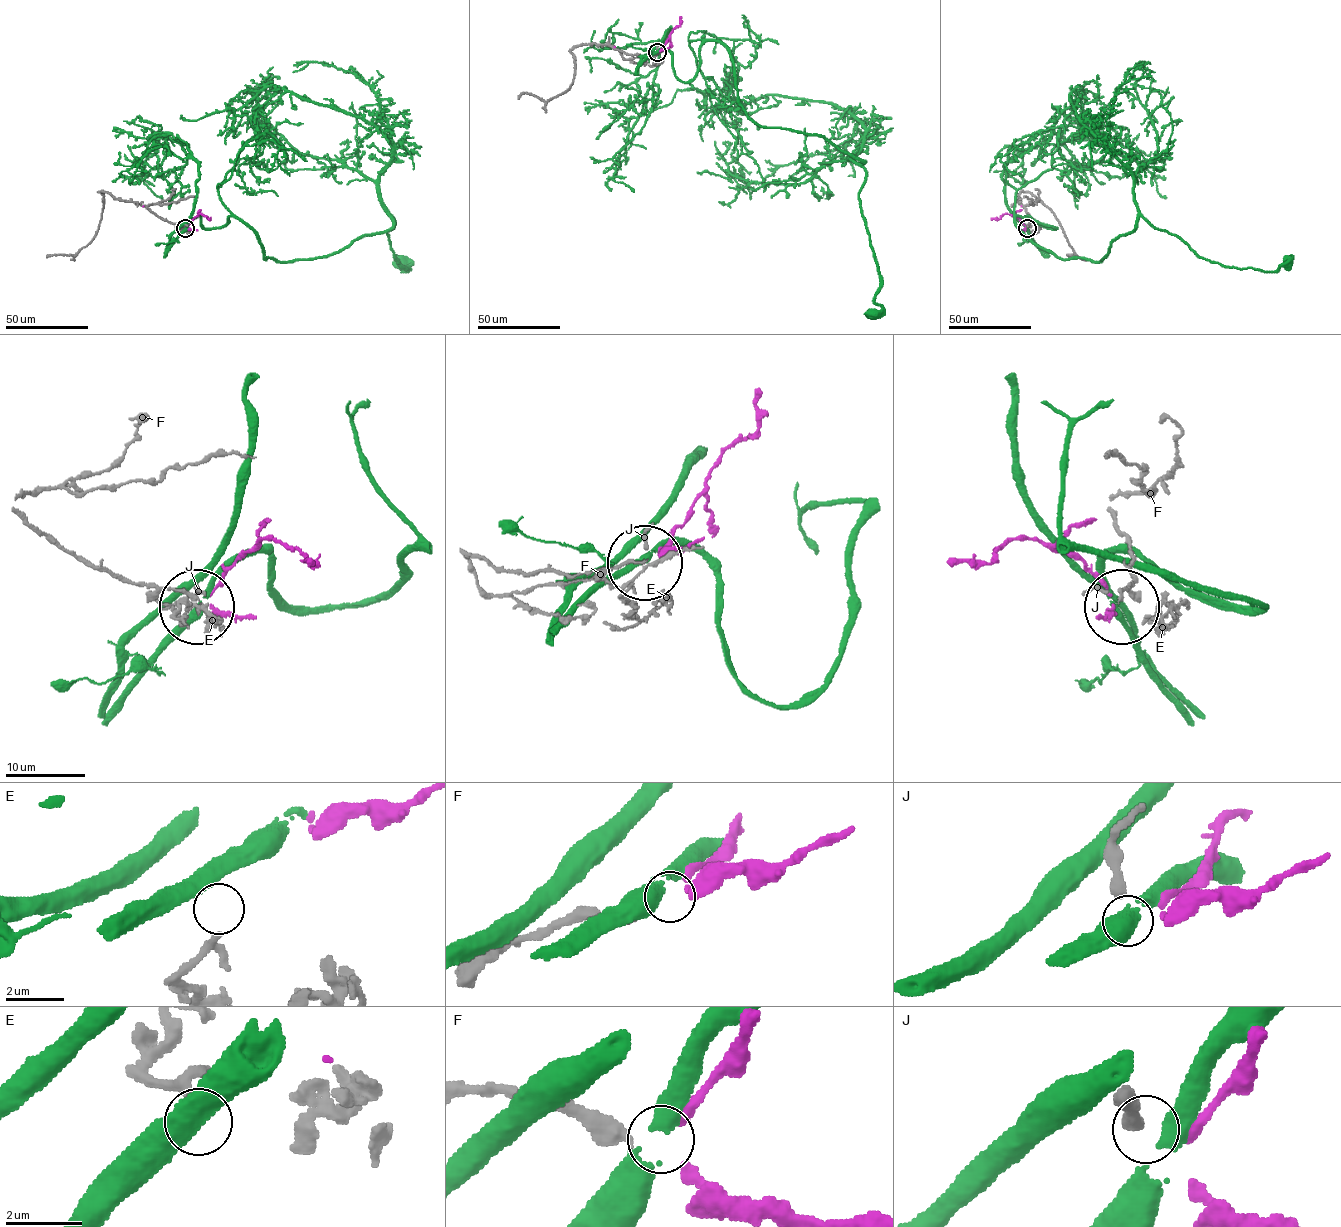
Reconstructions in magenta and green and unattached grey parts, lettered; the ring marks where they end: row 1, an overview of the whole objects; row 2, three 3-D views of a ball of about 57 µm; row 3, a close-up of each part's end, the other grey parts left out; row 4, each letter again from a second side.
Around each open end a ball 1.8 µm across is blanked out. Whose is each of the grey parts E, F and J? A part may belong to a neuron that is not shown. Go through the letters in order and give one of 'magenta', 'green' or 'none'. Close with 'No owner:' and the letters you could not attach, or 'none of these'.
E: none
F: magenta
J: none
No owner: E, J

